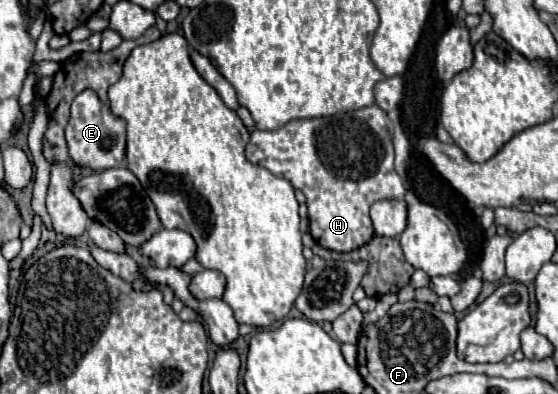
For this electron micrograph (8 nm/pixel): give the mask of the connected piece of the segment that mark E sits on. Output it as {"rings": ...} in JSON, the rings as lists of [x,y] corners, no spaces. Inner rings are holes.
{"rings":[[[84,89],[72,101],[72,115],[64,129],[64,137],[68,143],[68,153],[80,167],[90,167],[94,171],[122,167],[126,159],[126,121],[116,117],[108,105],[104,105],[96,91]]]}

